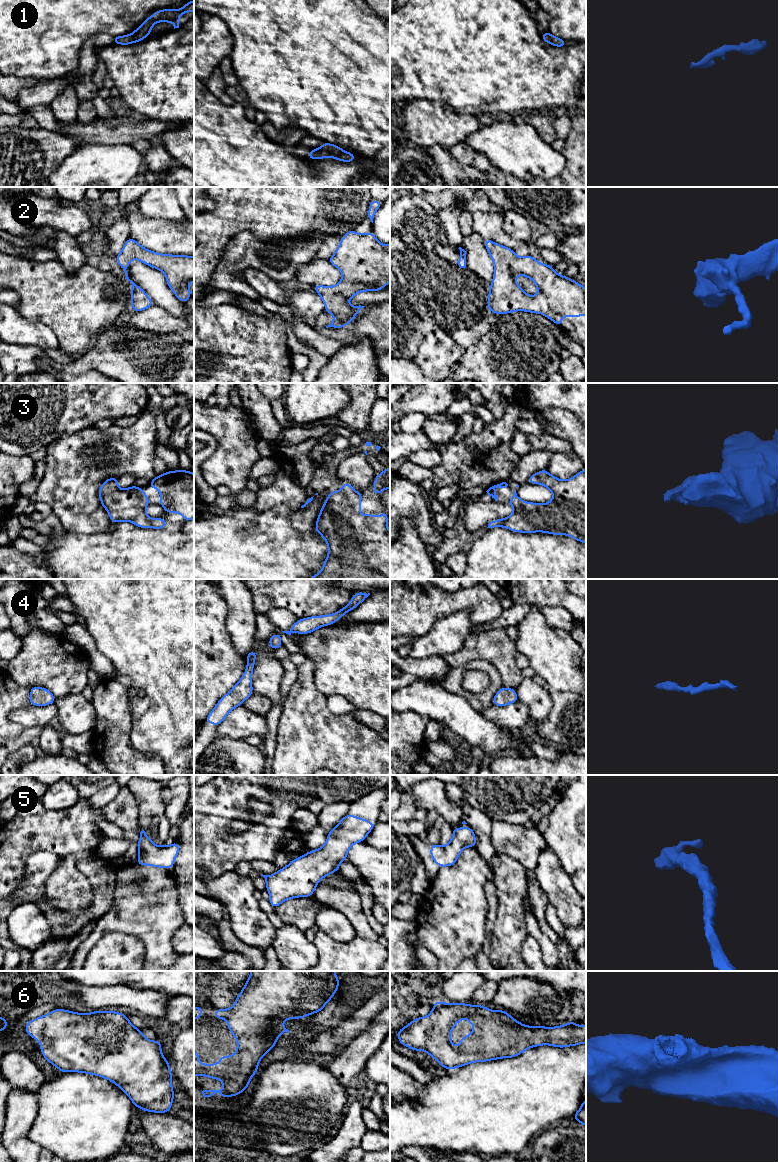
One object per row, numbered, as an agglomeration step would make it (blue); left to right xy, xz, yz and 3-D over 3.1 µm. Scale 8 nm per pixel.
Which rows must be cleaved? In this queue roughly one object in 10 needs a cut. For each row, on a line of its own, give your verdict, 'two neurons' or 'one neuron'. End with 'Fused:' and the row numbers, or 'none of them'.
1: one neuron
2: one neuron
3: one neuron
4: one neuron
5: one neuron
6: one neuron
Fused: none of them

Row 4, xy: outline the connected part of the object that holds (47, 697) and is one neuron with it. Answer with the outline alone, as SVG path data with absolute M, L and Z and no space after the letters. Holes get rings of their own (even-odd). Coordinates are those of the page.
M31 687L29 703L33 706L46 706L55 703L55 696L46 688Z

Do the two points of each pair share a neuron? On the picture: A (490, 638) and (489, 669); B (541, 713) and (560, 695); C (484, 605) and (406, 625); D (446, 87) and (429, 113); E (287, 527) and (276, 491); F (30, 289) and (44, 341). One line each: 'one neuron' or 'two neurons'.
A: two neurons
B: two neurons
C: one neuron
D: two neurons
E: two neurons
F: two neurons

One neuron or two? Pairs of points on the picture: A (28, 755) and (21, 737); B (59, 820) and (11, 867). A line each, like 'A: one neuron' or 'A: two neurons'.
A: two neurons
B: one neuron

